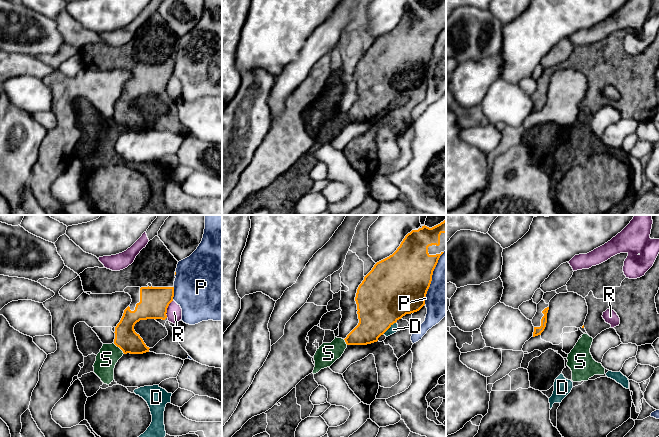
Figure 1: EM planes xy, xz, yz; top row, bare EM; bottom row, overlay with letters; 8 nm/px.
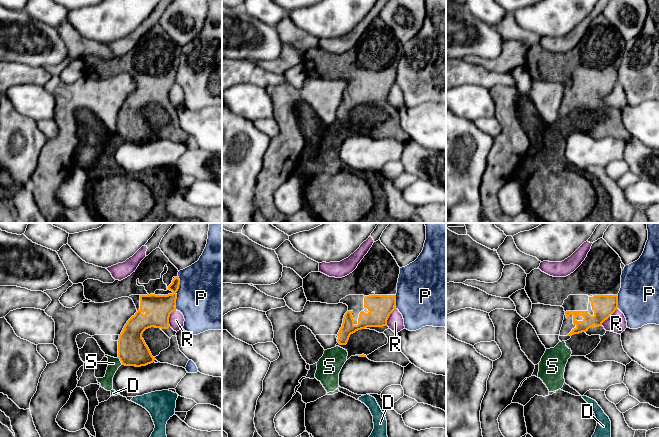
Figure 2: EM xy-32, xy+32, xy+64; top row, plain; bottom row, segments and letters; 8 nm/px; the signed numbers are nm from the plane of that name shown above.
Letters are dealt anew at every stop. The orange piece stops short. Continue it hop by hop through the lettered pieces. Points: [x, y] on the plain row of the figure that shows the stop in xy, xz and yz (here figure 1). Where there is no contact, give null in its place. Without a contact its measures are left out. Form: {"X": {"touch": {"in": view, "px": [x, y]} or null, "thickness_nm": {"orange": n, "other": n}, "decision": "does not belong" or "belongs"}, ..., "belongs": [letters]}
{"D": {"touch": {"in": "xz", "px": [389, 103]}, "thickness_nm": {"orange": 420, "other": 70}, "decision": "does not belong"}, "P": {"touch": {"in": "xz", "px": [431, 54]}, "thickness_nm": {"orange": 440, "other": 300}, "decision": "does not belong"}, "R": {"touch": {"in": "xy", "px": [166, 85]}, "thickness_nm": {"orange": 240, "other": 130}, "decision": "does not belong"}, "S": {"touch": {"in": "xy", "px": [119, 123]}, "thickness_nm": {"orange": 180, "other": 170}, "decision": "does not belong"}, "belongs": []}

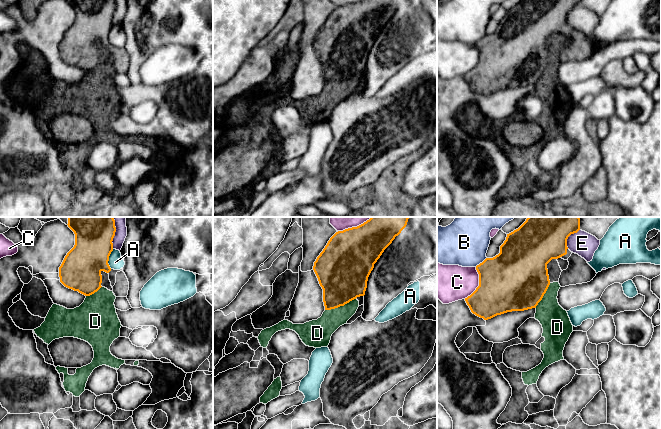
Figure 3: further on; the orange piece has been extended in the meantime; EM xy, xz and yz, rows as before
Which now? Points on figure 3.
{"A": {"touch": {"in": "xy", "px": [108, 35]}, "thickness_nm": {"orange": 320, "other": 120}, "decision": "does not belong"}, "B": {"touch": {"in": "yz", "px": [480, 39]}, "thickness_nm": {"orange": 440, "other": 340}, "decision": "does not belong"}, "C": {"touch": {"in": "yz", "px": [479, 60]}, "thickness_nm": {"orange": 480, "other": 300}, "decision": "does not belong"}, "D": {"touch": {"in": "xz", "px": [340, 81]}, "thickness_nm": {"orange": 400, "other": 180}, "decision": "does not belong"}, "E": {"touch": {"in": "xy", "px": [114, 11]}, "thickness_nm": {"orange": 300, "other": 100}, "decision": "does not belong"}, "belongs": []}

